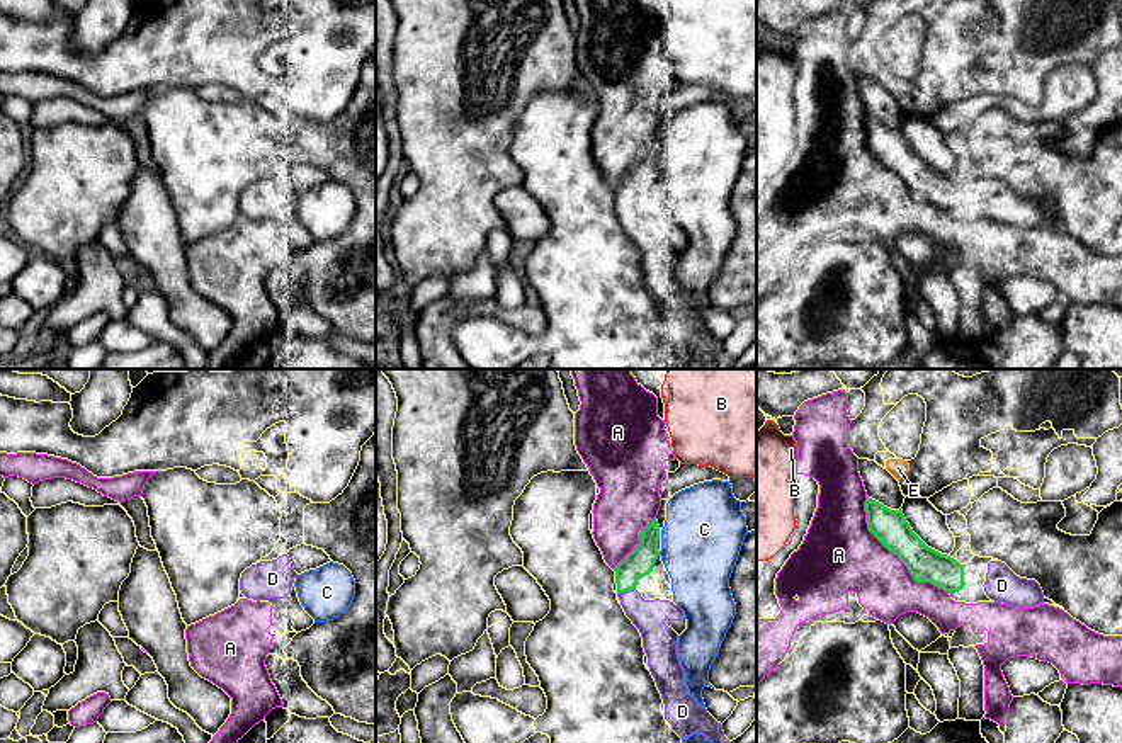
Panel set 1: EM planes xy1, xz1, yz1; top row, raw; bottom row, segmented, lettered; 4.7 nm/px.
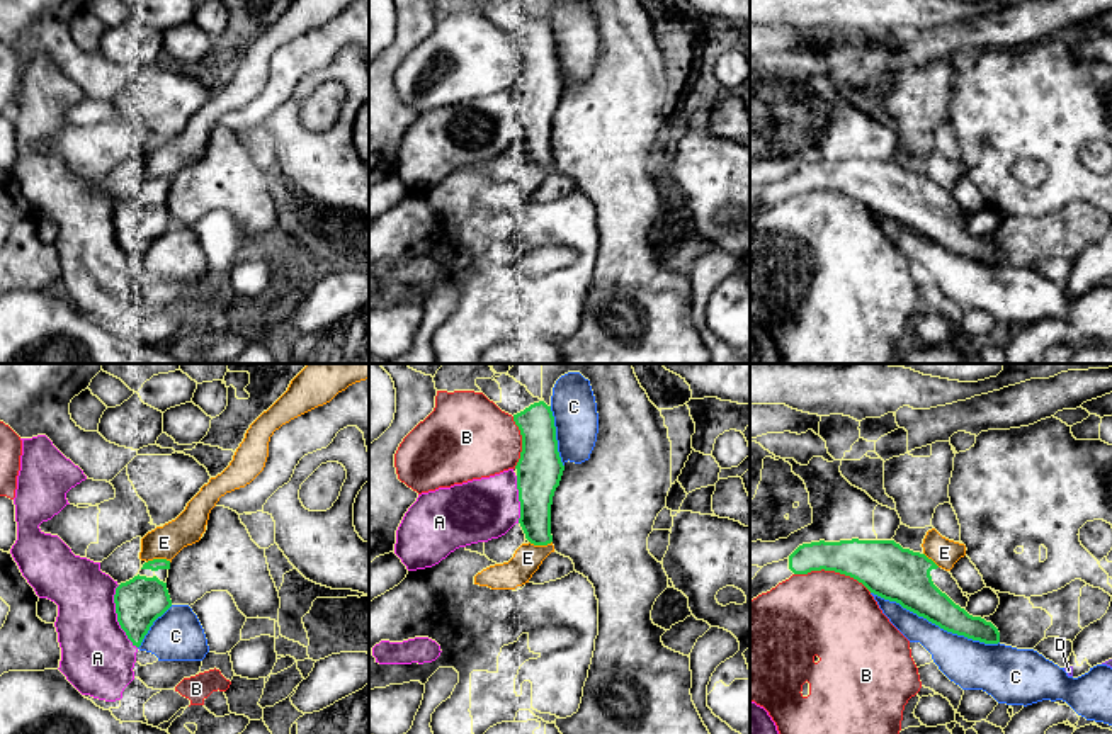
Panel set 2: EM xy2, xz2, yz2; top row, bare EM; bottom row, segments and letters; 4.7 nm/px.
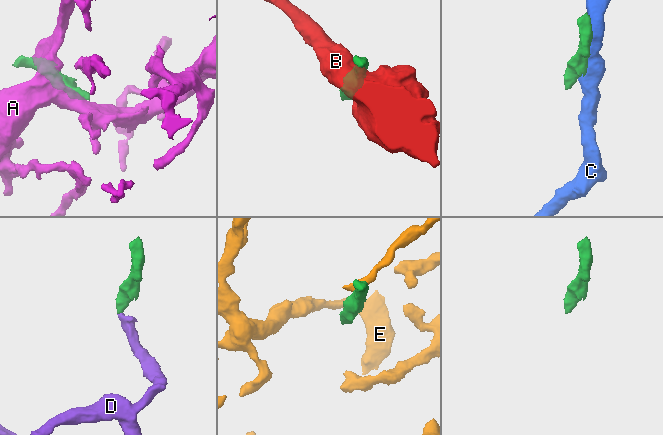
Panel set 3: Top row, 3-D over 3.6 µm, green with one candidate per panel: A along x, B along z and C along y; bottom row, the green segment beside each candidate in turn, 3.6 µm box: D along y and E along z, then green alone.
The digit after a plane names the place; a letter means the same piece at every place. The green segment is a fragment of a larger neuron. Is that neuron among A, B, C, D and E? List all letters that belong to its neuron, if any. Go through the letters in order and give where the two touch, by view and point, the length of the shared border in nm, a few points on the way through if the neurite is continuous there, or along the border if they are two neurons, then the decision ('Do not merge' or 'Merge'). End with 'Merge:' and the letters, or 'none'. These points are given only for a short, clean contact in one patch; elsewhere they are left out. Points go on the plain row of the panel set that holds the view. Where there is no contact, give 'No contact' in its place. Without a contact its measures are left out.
A: Touches green at yz1 (896, 172). Shared border 600 nm. Do not merge
B: Touches green at yz2 (834, 189). Shared border 380 nm. Do not merge
C: Touches green at yz2 (936, 243). Shared border 650 nm. Do not merge
D: Touches green at xz1 (626, 209). Shared border 90 nm. Path across: xz1 (640, 181), (626, 194), (626, 209), (650, 235). Merge
E: Touches green at xy2 (158, 179). Shared border 120 nm. Do not merge
Merge: D

